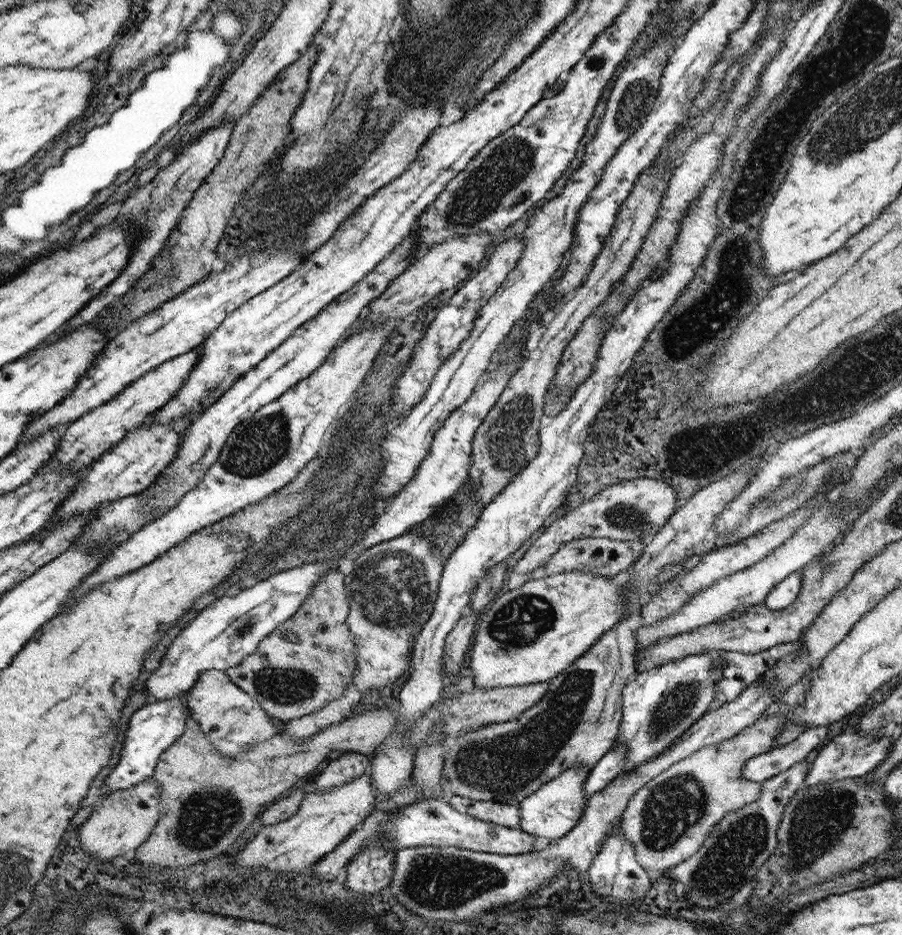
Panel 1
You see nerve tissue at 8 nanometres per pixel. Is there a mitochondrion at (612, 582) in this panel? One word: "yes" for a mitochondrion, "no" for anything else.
no

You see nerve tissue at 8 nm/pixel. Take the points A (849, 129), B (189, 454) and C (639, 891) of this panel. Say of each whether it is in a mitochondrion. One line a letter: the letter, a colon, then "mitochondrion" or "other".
A: mitochondrion
B: other
C: other

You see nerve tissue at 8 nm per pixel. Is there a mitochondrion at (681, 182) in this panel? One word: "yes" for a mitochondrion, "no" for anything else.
no

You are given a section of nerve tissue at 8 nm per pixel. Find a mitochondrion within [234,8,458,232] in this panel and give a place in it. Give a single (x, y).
(435, 62)

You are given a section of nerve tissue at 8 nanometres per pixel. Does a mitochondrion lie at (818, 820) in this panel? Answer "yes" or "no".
yes

